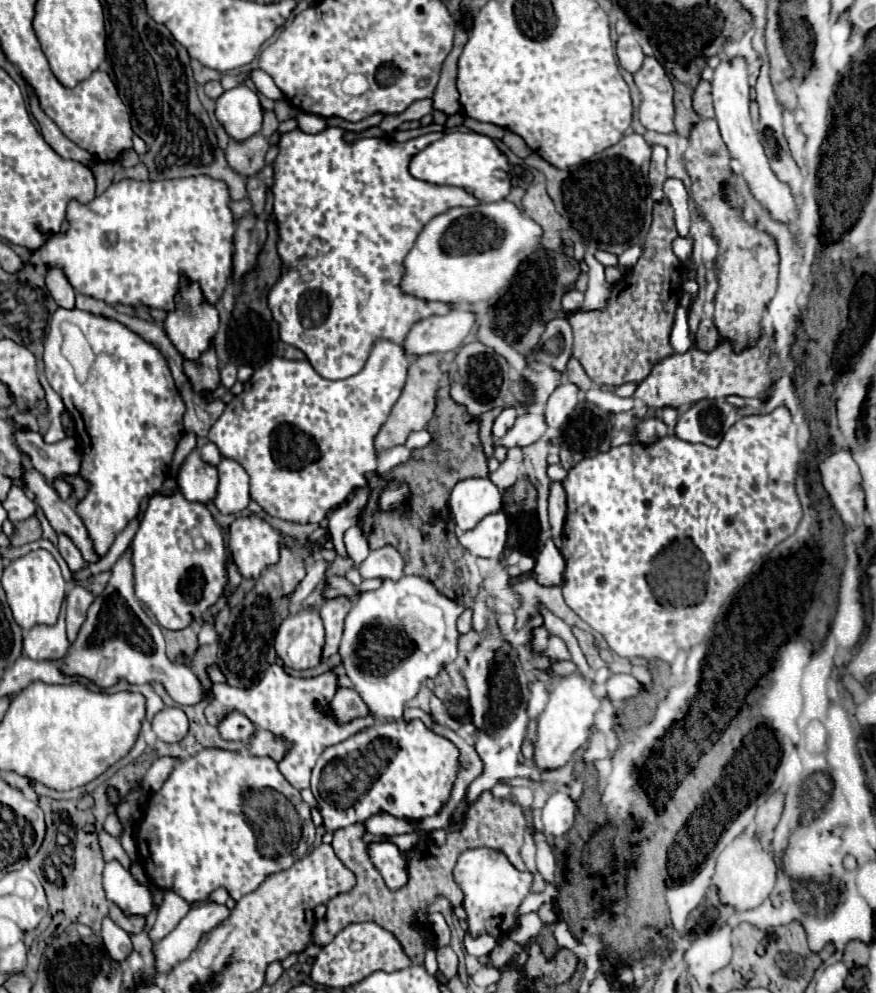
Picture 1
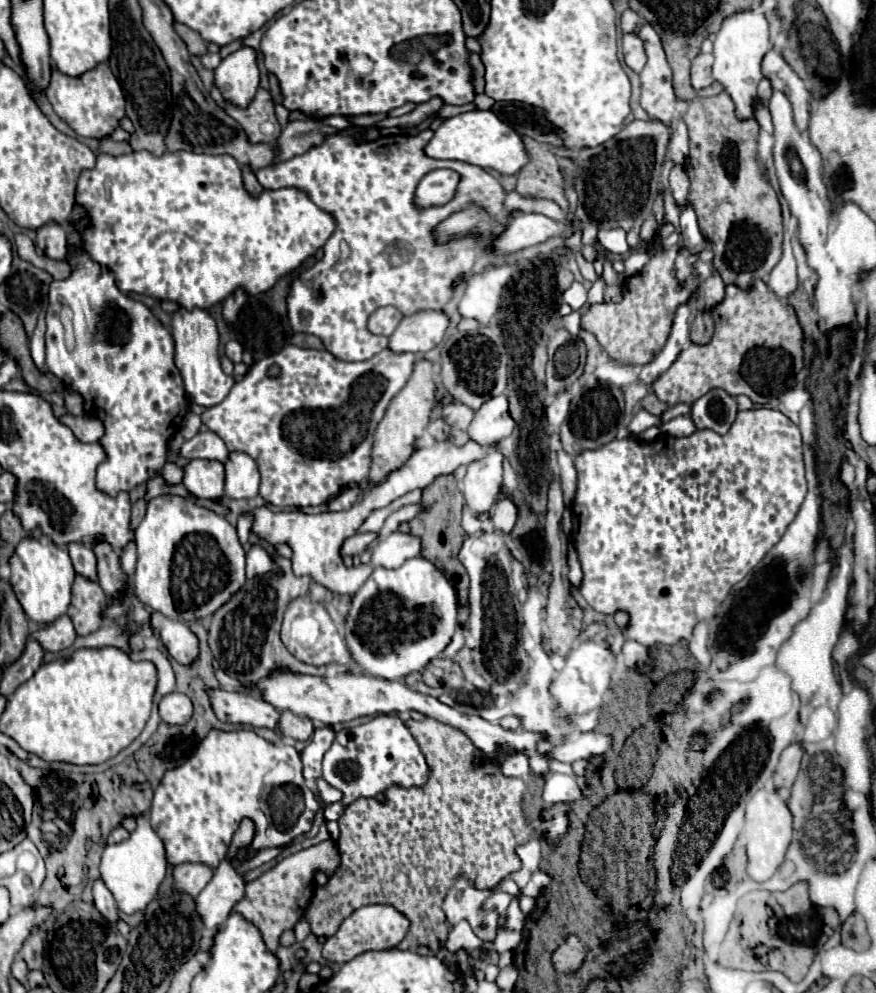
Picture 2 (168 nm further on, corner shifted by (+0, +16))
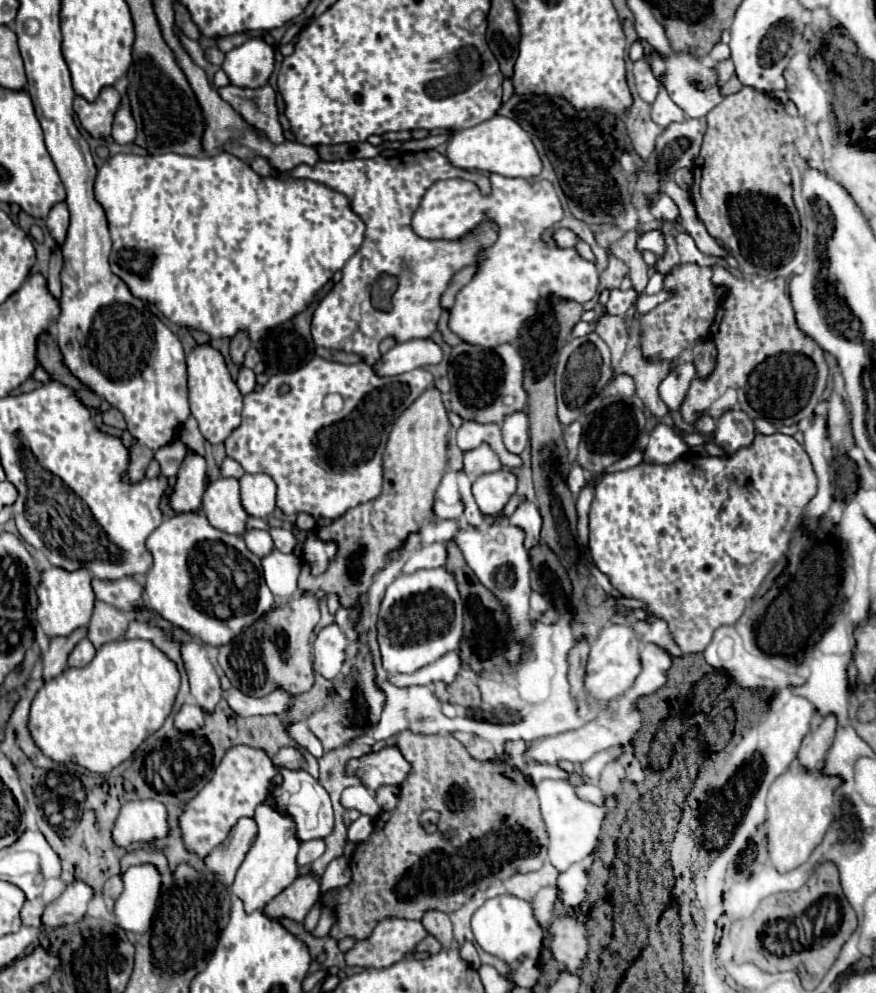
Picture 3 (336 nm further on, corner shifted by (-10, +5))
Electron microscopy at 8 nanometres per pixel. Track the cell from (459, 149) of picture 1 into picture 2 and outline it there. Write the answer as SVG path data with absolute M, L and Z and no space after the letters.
M473 110L445 120L435 130L425 154L441 160L463 160L481 168L493 168L501 174L517 174L529 162L529 154L521 136L511 126L501 122L491 110Z

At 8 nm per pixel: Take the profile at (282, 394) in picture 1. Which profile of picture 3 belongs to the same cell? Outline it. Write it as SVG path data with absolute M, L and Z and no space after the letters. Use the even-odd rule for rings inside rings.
M313 357L301 369L273 375L259 391L245 395L241 425L225 439L225 449L247 473L267 473L273 477L277 485L277 507L285 515L309 513L315 519L337 519L347 509L371 501L381 493L383 451L395 417L431 385L433 377L425 369L413 369L397 377L379 377L363 363L345 365ZM283 385L289 387L287 393L281 393ZM327 393L341 393L345 401L341 413L327 413L323 409L323 395Z

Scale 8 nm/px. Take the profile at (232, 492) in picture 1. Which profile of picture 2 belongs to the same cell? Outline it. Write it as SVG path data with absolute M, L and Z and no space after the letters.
M231 452L225 462L225 496L233 500L255 498L259 494L259 468L257 462L243 454Z

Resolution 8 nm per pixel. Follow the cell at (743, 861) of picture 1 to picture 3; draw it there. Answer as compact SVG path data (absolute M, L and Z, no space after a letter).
M801 767L797 771L783 773L769 789L767 795L767 851L771 865L779 873L787 873L803 865L811 851L821 843L825 831L834 821L829 813L833 805L833 789L839 785L839 779L819 773L805 773Z

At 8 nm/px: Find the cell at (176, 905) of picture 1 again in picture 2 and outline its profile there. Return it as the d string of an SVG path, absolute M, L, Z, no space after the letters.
M179 864L175 866L173 876L175 876L175 890L197 896L213 878L213 868L209 868L207 864Z

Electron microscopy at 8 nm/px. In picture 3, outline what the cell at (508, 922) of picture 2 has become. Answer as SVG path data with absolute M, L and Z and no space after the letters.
M501 895L485 901L471 919L471 929L475 935L475 941L491 955L503 959L505 963L513 963L517 959L537 959L541 951L541 939L543 931L533 919L531 905L523 899Z

